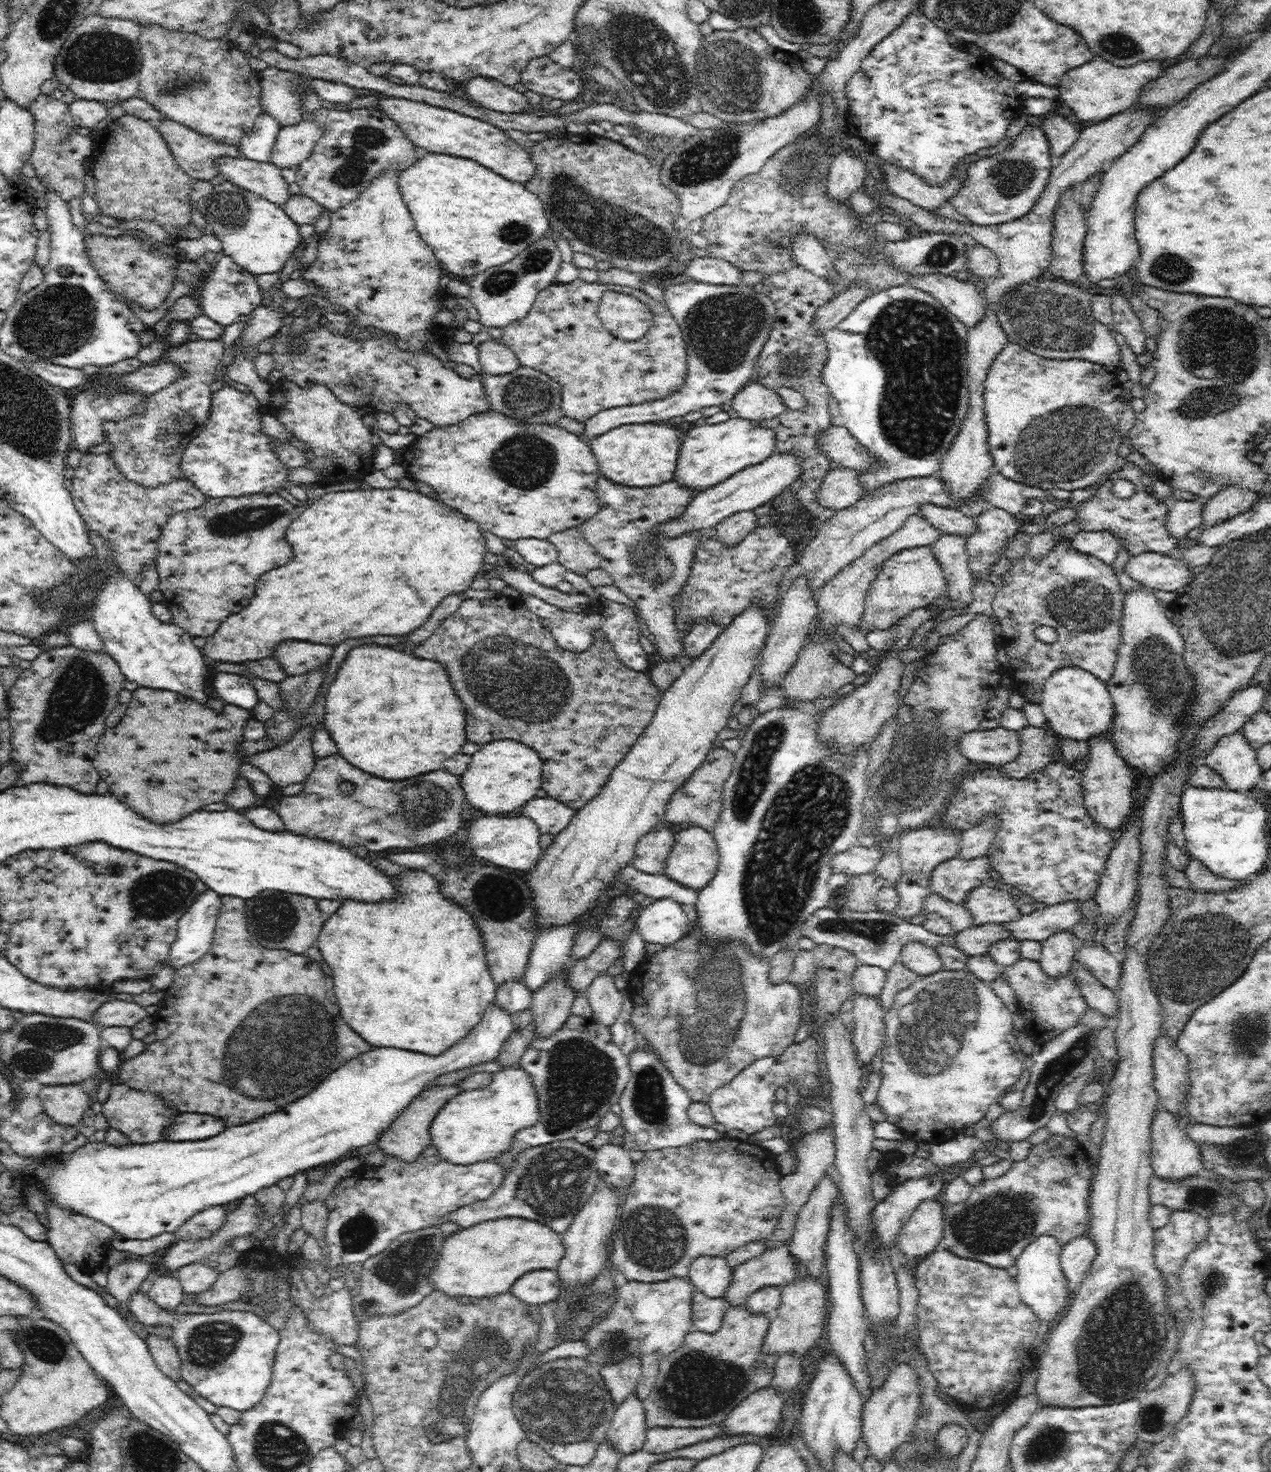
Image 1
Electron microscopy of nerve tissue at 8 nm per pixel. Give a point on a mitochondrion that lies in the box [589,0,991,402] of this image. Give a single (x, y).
(649, 57)

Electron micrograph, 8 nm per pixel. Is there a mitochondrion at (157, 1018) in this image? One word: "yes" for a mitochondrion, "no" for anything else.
no

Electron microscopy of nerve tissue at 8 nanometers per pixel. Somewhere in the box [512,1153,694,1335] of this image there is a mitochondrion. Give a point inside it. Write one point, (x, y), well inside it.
(585, 1304)

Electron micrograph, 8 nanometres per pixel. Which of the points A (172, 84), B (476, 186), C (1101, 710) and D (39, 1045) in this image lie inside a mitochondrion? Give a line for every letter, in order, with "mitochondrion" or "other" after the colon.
A: mitochondrion
B: other
C: other
D: mitochondrion

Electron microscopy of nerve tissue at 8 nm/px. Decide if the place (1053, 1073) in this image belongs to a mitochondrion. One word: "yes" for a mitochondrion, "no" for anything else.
yes

